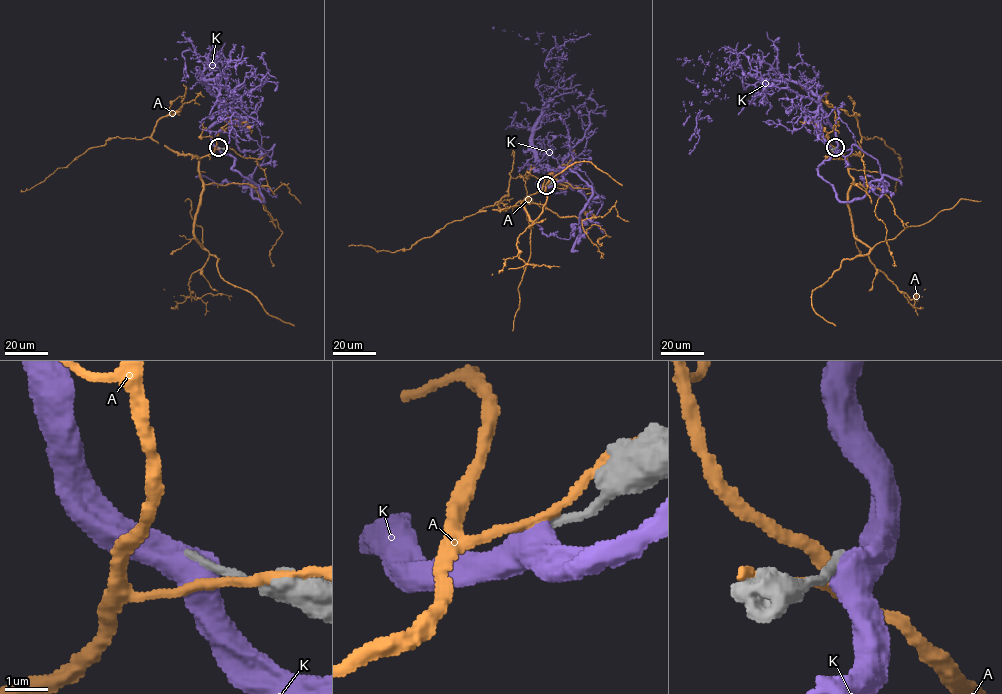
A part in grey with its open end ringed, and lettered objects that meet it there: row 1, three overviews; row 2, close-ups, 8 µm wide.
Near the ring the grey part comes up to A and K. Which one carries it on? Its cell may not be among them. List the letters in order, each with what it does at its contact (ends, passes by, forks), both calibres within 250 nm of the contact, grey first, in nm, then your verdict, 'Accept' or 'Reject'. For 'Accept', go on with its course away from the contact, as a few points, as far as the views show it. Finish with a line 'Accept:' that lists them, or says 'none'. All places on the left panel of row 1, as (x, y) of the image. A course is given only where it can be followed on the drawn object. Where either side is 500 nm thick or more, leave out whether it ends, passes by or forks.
A: It passes by. Thickness 240 nm (grey) against 190 nm. Reject
K: Thickness 200 nm (grey) against 500 nm. Reject
Accept: none

